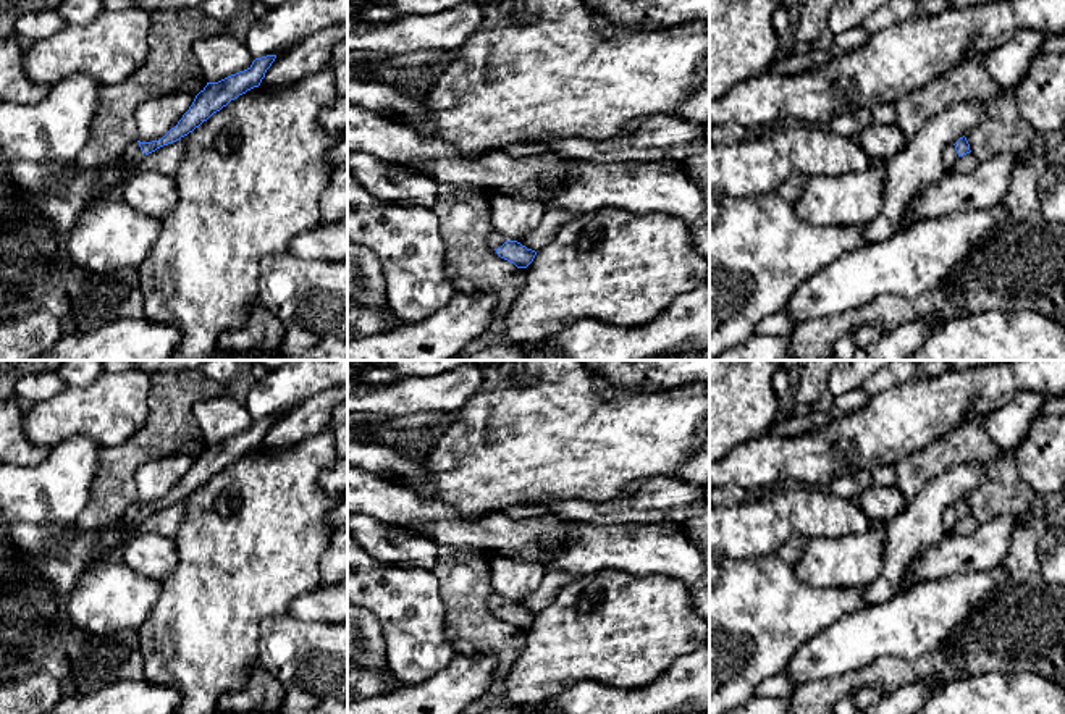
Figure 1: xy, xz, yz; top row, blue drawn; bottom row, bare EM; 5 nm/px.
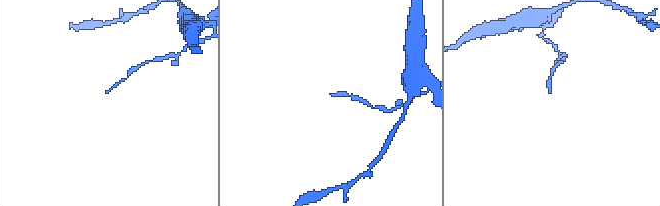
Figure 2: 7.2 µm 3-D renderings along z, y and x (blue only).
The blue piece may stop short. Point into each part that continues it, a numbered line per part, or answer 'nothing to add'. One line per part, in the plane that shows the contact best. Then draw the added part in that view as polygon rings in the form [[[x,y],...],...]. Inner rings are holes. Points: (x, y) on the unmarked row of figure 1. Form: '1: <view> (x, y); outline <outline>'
1: xy (133, 516); outline [[[133,504],[123,515],[121,522],[128,527],[139,525],[145,515],[141,512],[139,504]]]

